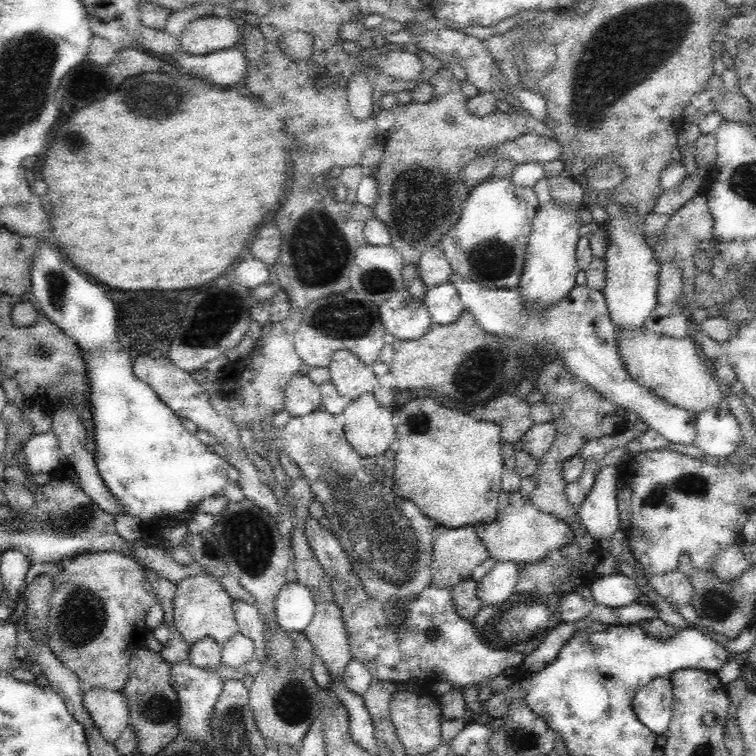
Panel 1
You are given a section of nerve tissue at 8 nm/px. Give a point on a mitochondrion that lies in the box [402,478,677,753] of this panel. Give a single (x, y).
(432, 631)

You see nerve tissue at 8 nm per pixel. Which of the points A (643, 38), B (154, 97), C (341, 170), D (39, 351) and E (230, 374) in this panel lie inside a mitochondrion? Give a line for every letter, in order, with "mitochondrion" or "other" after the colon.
A: mitochondrion
B: mitochondrion
C: other
D: mitochondrion
E: other

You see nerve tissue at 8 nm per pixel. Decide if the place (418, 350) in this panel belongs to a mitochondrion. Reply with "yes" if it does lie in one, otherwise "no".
no

